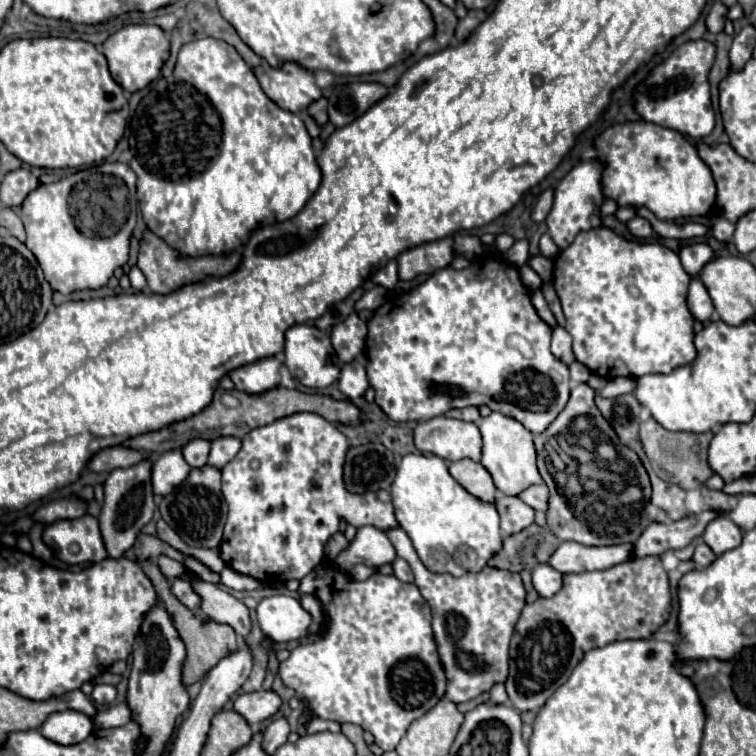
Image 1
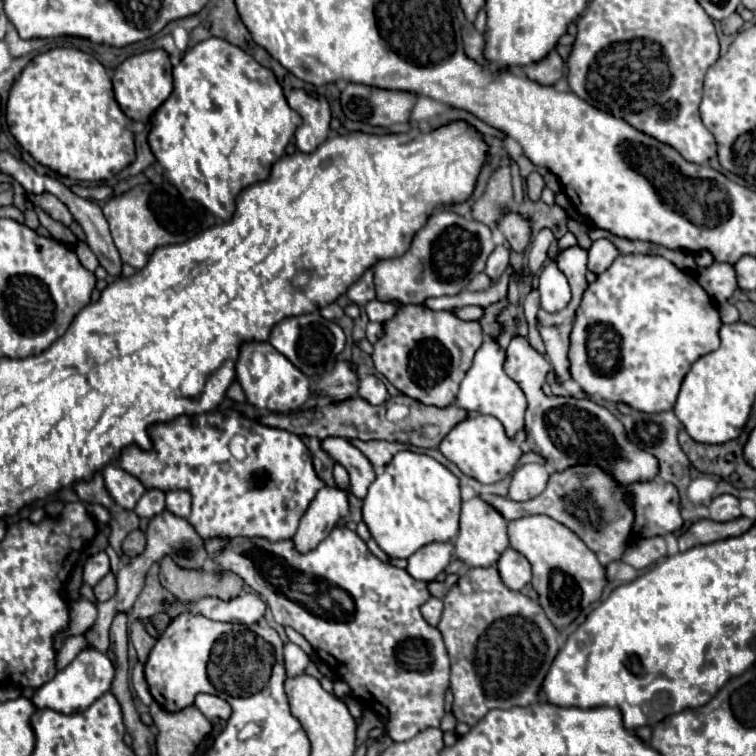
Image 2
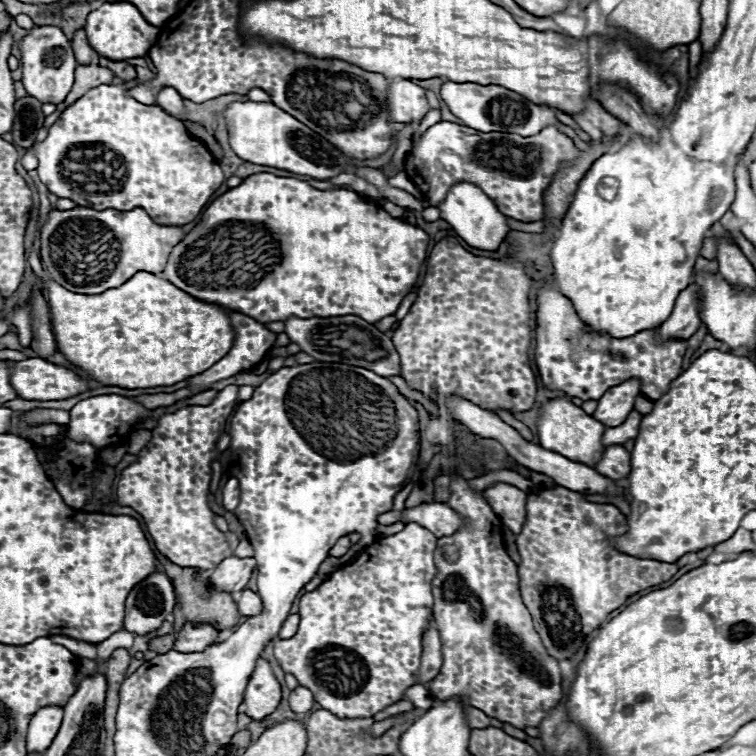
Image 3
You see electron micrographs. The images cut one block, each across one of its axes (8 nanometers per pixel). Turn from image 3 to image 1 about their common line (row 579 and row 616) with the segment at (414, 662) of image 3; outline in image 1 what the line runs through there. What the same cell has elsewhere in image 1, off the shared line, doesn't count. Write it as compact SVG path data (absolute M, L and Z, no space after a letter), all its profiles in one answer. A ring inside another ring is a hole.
M322 562L308 576L304 576L298 592L314 594L322 602L330 624L320 642L300 644L290 652L290 658L280 664L282 682L294 688L300 696L306 696L314 716L336 720L340 724L356 724L372 732L376 744L384 752L394 750L406 734L410 722L434 708L446 692L446 676L430 626L432 608L428 608L428 602L420 596L414 584L402 584L396 576L382 576L378 572L364 582L350 580L346 574L338 572L332 562Z

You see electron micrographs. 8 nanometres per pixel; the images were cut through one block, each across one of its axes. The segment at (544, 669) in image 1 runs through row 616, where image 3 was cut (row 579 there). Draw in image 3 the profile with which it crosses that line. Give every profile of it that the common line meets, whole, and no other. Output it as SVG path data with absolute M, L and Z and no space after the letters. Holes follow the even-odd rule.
M556 486L550 490L536 490L528 494L526 510L526 522L522 526L522 532L516 536L516 546L520 554L520 592L548 654L558 660L570 658L580 648L584 636L598 628L612 610L620 608L626 602L628 596L648 586L662 584L678 572L676 562L668 564L650 558L634 558L628 554L620 554L610 544L610 536L624 534L626 530L624 514L614 504L592 504L584 498L582 492Z

